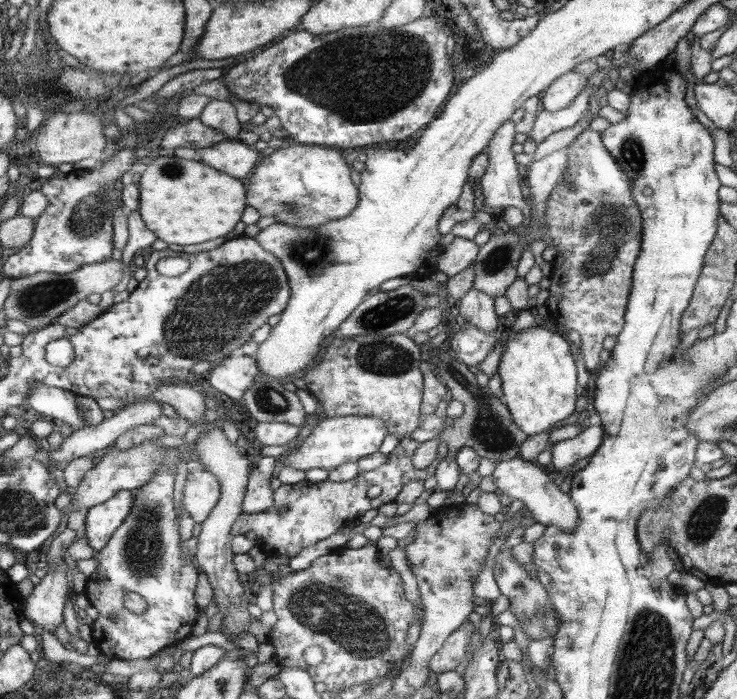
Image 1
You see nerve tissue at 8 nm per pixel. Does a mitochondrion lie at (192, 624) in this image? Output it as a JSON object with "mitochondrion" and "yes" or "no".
{"mitochondrion":"no"}

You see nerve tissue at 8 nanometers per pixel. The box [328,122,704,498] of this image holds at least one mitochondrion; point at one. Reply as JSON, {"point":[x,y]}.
{"point":[611,223]}

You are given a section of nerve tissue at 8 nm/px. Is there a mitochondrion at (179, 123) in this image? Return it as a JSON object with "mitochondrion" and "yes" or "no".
{"mitochondrion":"no"}

